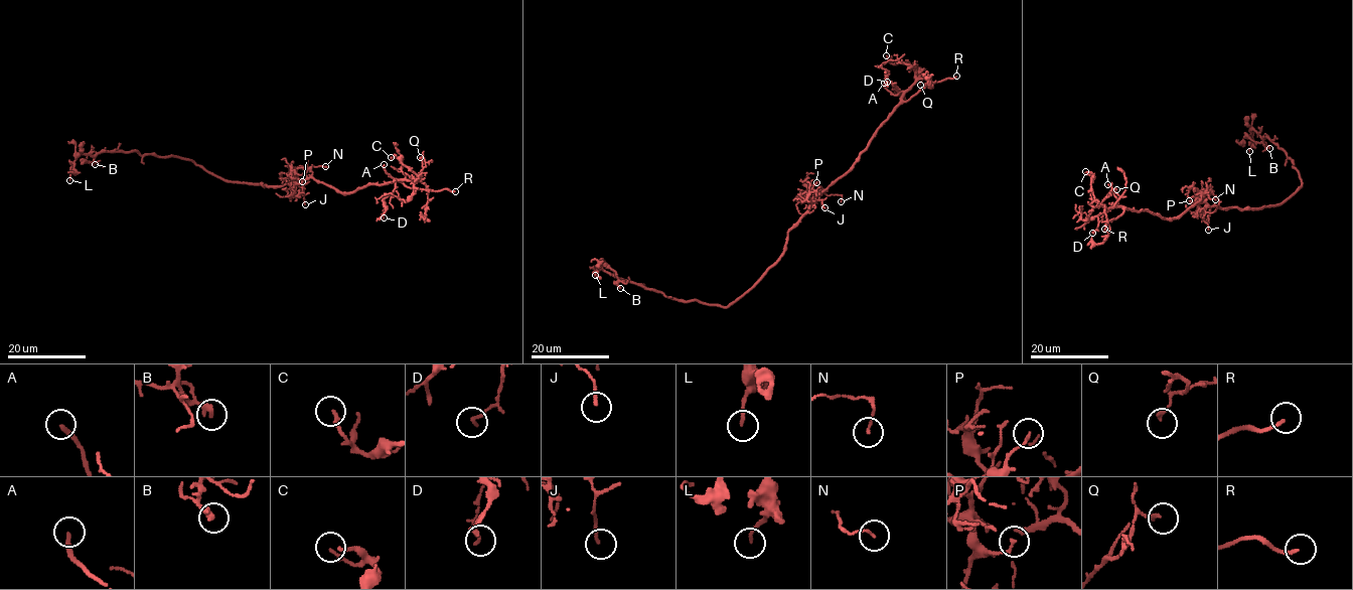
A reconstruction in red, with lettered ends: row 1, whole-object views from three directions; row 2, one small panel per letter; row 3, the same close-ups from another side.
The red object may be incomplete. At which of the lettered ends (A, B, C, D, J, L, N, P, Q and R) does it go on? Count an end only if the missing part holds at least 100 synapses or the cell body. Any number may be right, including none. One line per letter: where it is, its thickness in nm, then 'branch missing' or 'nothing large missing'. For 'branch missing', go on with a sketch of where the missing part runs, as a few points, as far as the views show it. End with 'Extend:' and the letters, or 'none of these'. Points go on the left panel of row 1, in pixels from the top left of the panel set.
A: at (384, 164); 240 nm thick; nothing large missing
B: at (95, 164); 220 nm thick; nothing large missing
C: at (391, 157); 190 nm thick; nothing large missing
D: at (384, 217); 160 nm thick; nothing large missing
J: at (305, 204); 130 nm thick; nothing large missing
L: at (69, 180); 140 nm thick; nothing large missing
N: at (325, 166); 120 nm thick; nothing large missing
P: at (302, 181); 150 nm thick; nothing large missing
Q: at (420, 157); 180 nm thick; nothing large missing
R: at (455, 191); 160 nm thick; branch missing; missing branch runs (455, 191), (459, 186), (468, 185), (476, 191), (477, 198)
Extend: R

